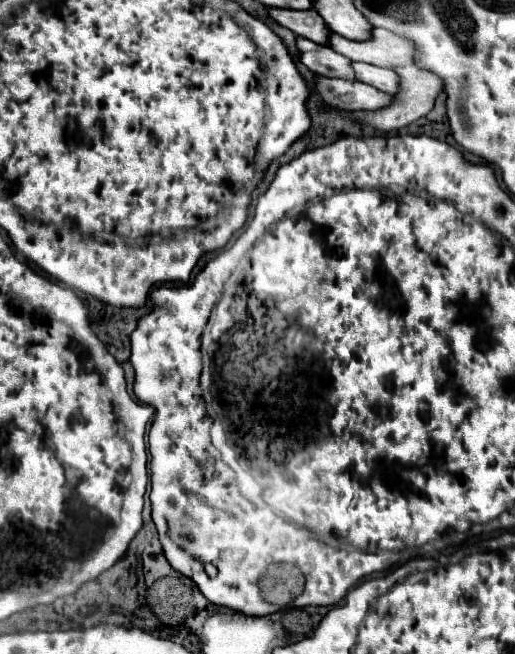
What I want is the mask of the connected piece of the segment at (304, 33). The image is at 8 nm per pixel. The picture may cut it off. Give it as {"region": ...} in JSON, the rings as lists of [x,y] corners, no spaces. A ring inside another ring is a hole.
{"region":[[[268,8],[268,14],[280,26],[292,30],[296,36],[308,38],[316,44],[326,44],[328,26],[314,10],[286,10],[286,8]]]}

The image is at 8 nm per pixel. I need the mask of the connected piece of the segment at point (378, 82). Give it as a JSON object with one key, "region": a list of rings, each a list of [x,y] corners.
{"region":[[[352,62],[352,68],[354,68],[354,78],[358,82],[370,84],[370,86],[378,88],[380,92],[386,92],[386,94],[398,92],[398,76],[394,70],[370,66],[364,62]]]}

